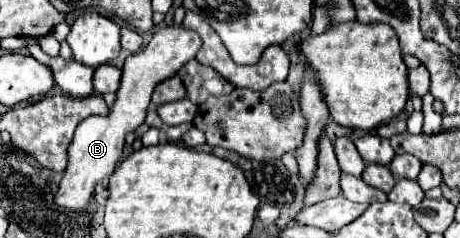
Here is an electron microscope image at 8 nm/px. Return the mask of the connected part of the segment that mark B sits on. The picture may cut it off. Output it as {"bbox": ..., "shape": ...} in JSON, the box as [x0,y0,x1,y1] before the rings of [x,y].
{"bbox":[53,24,201,212],"shape":[[[173,24],[173,26],[159,28],[153,34],[151,42],[141,52],[131,54],[125,60],[121,86],[117,90],[117,100],[109,110],[109,114],[105,118],[89,116],[75,130],[75,138],[71,142],[71,152],[69,152],[69,164],[61,178],[59,190],[53,196],[53,202],[57,206],[73,212],[81,212],[89,208],[89,200],[95,194],[95,186],[115,172],[115,166],[125,146],[125,134],[133,132],[139,124],[143,124],[143,116],[151,104],[151,92],[155,84],[175,76],[187,62],[195,60],[199,48],[201,48],[201,38],[195,30]]]}

